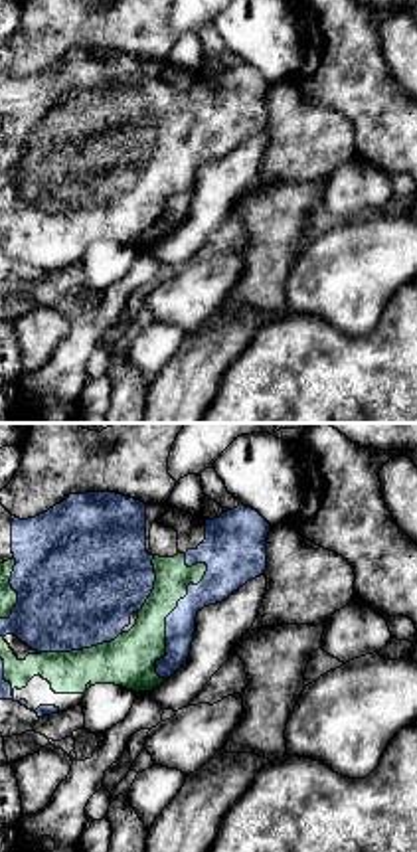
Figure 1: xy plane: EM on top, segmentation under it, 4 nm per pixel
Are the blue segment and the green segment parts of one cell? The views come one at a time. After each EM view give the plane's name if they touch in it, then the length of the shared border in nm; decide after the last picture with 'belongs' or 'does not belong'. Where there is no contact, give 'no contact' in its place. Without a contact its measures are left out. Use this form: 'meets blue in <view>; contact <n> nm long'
meets blue in xy; contact 500 nm long

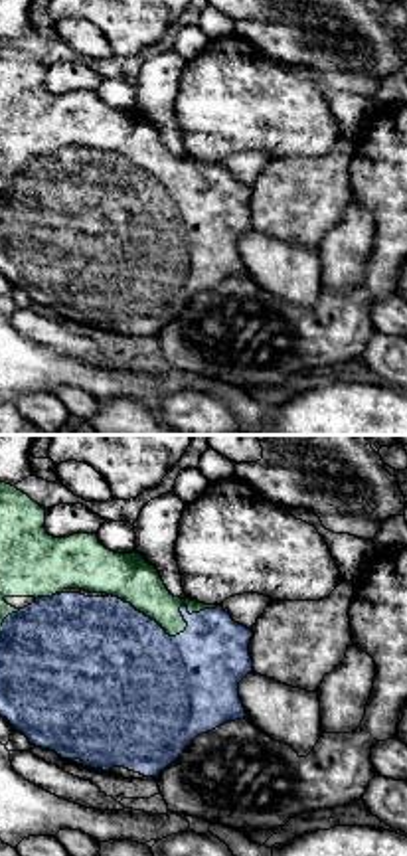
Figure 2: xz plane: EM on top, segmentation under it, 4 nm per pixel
meets blue in xz; contact 380 nm long

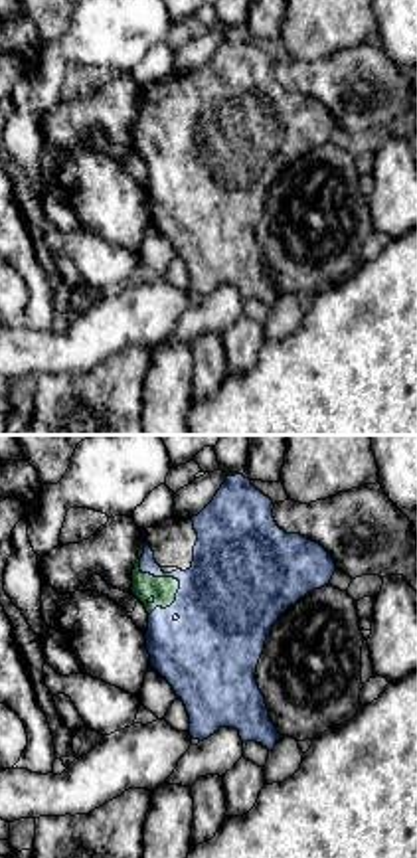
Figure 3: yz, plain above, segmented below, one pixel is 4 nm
meets blue in yz; contact 300 nm long

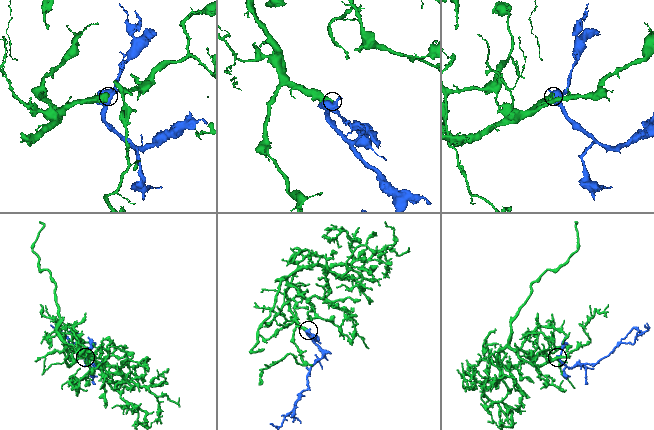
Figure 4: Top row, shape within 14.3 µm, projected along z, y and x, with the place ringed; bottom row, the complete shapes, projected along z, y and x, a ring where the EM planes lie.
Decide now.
belongs

